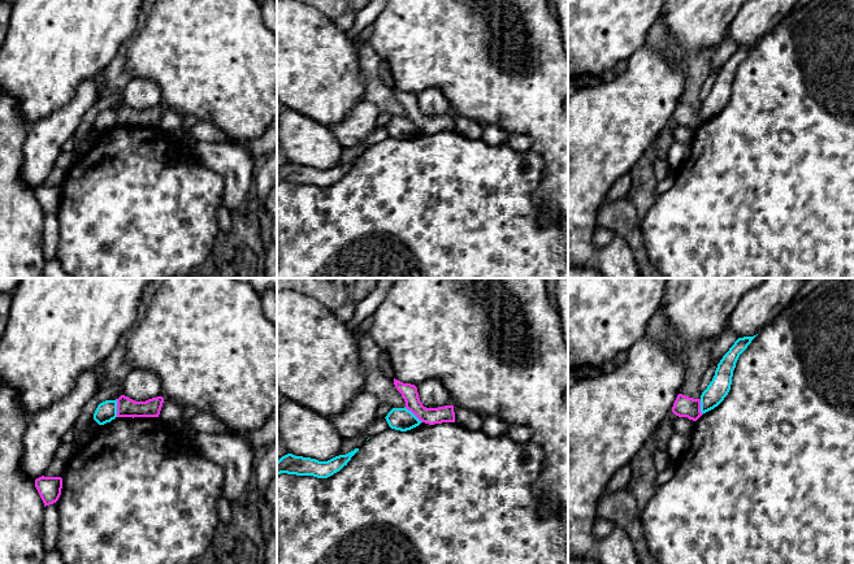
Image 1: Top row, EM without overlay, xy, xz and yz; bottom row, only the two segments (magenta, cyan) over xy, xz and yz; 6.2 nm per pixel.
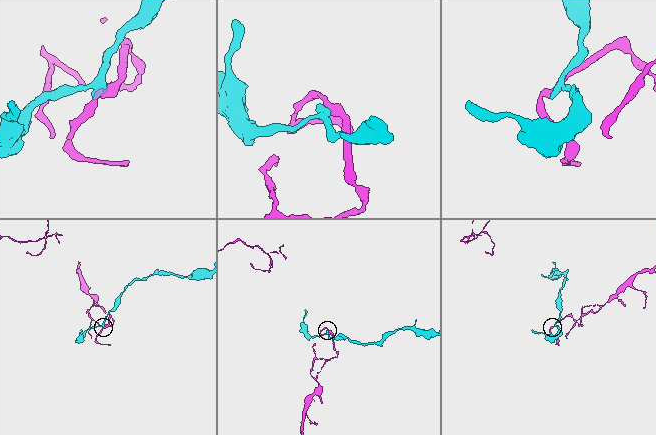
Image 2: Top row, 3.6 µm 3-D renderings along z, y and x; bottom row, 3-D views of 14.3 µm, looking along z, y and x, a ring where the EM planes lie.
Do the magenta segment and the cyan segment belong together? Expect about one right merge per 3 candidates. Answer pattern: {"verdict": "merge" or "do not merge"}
{"verdict": "do not merge"}

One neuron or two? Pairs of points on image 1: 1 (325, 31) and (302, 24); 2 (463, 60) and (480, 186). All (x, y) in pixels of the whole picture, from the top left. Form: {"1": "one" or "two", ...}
{"1": "one", "2": "two"}

